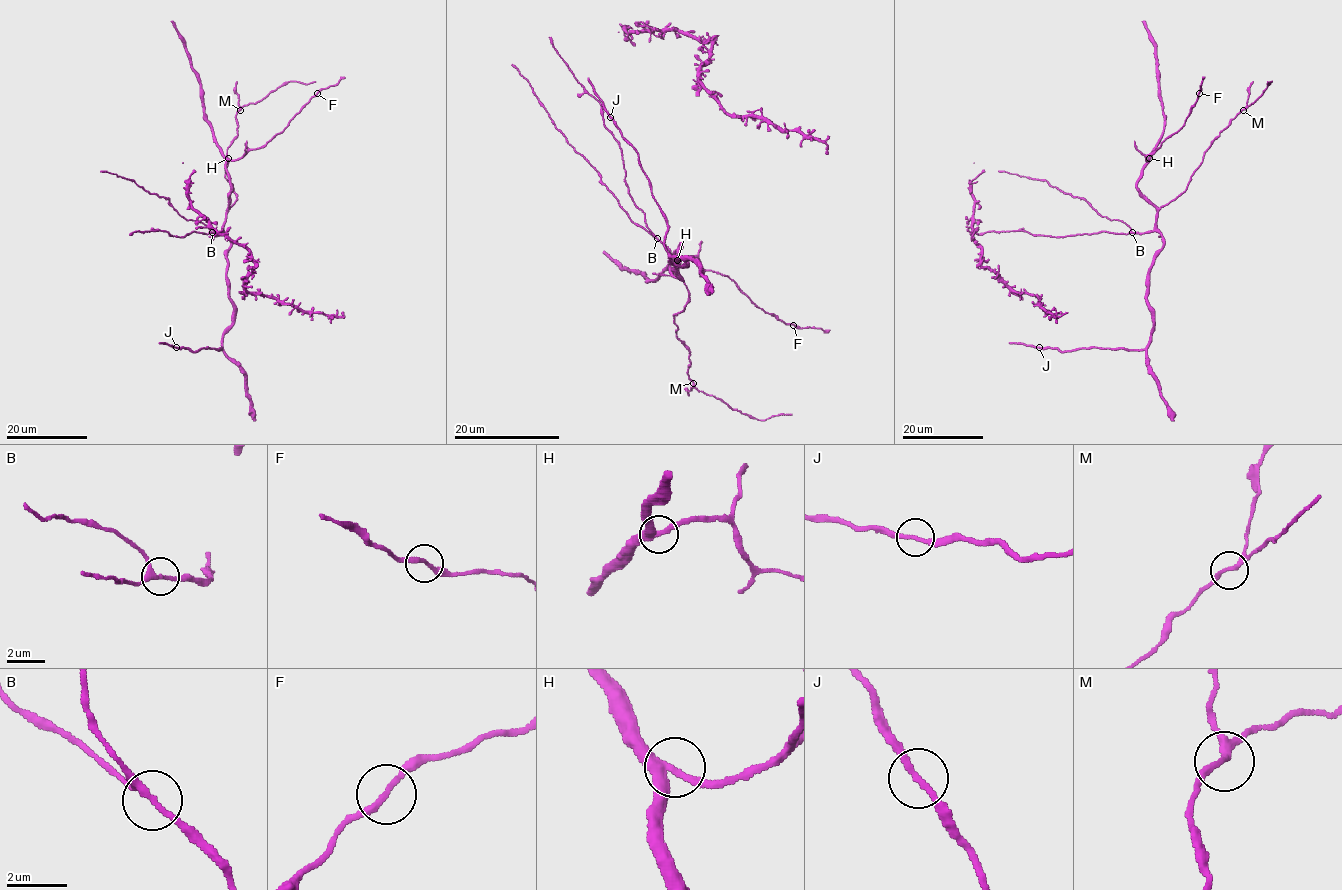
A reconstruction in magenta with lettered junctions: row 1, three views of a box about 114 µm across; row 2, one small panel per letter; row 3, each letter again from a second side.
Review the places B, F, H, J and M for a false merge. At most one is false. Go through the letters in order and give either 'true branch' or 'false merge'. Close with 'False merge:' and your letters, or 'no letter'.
B: true branch
F: true branch
H: true branch
J: true branch
M: true branch
False merge: no letter

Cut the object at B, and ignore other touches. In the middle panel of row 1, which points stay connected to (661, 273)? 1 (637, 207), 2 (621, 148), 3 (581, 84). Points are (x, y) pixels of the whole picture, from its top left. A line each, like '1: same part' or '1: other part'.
1: other part
2: other part
3: other part

